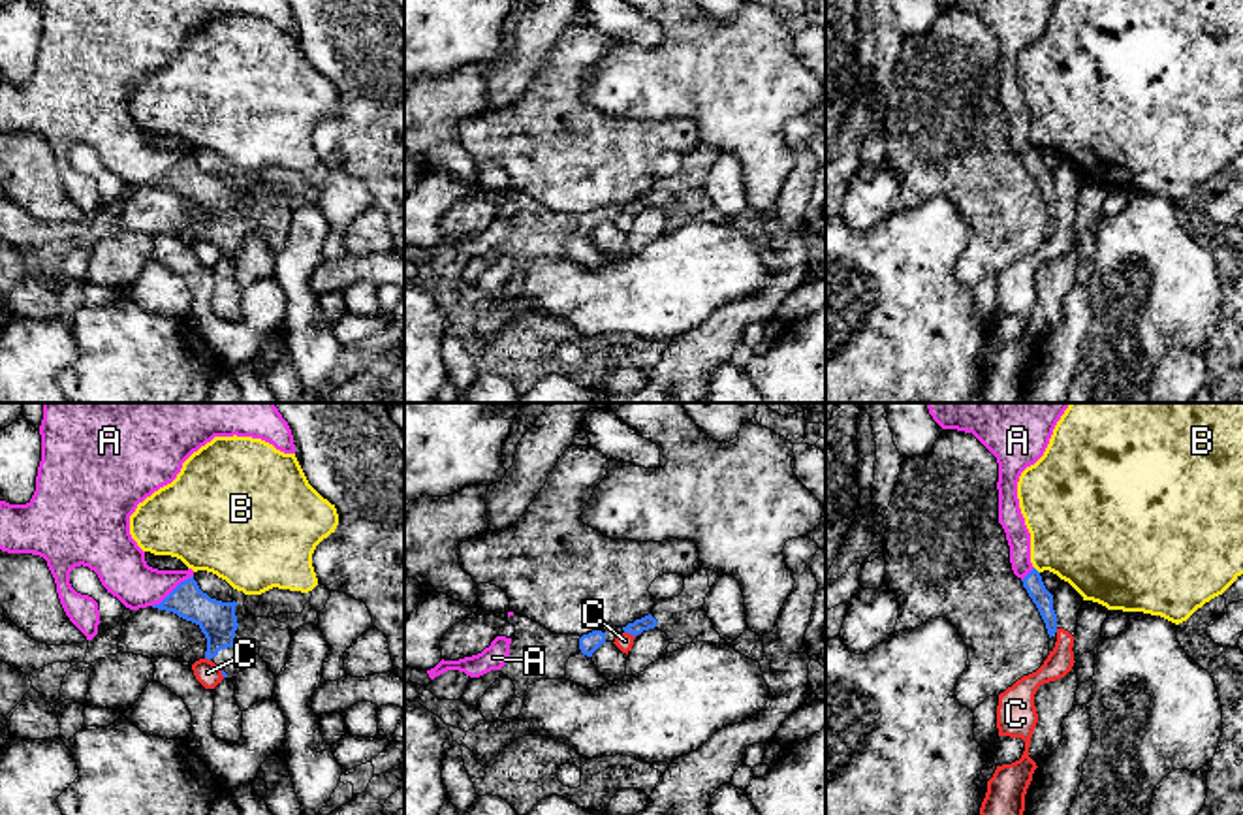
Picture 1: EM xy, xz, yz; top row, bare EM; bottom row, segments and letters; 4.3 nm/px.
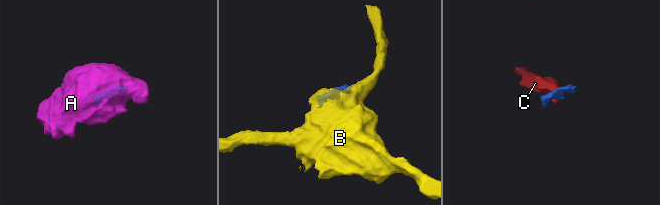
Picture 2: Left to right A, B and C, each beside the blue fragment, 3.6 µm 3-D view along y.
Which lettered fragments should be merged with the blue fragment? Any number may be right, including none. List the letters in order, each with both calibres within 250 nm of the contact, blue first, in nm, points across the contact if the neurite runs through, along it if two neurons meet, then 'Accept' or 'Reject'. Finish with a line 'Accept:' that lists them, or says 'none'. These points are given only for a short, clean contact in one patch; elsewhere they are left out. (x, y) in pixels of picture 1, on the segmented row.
A: Thickness 160 nm (blue) against 220 nm. Path across: xy (217, 620), (173, 590), (140, 586), (121, 567). Accept
B: Thickness 80 nm (blue) against 420 nm. Boundary: yz (1035, 567), (1038, 573). Reject
C: Thickness 60 nm (blue) against 70 nm. Boundary: xz (625, 631), (634, 637). Reject
Accept: A

